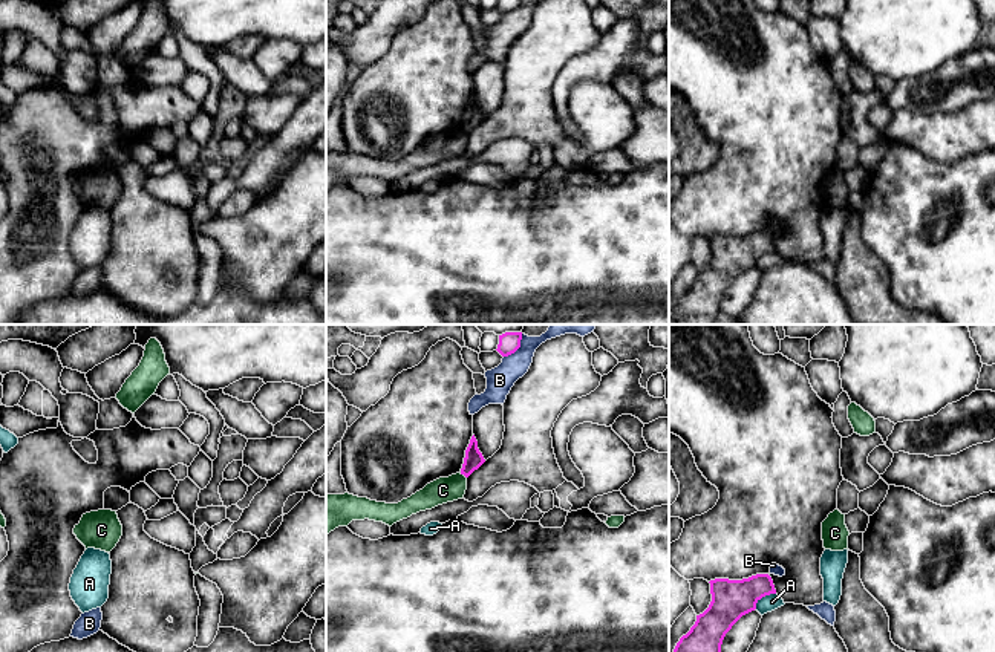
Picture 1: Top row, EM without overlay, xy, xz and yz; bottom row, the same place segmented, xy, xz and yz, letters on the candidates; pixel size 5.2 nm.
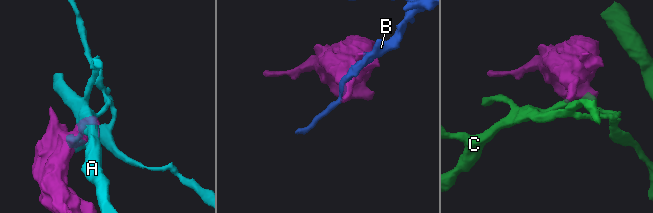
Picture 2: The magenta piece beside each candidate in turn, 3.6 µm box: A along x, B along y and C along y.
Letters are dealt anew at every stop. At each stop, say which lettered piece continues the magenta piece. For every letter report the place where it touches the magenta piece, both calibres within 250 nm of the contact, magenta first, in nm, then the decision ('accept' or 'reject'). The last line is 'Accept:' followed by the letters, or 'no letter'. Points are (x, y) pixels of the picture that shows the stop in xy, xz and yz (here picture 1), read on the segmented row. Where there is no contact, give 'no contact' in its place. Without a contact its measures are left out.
A: contact yz (763, 596); calibres 200 and 90 nm; reject
B: contact xz (518, 348); calibres 110 and 140 nm; reject
C: contact xz (463, 473); calibres 100 and 140 nm; reject
Accept: no letter

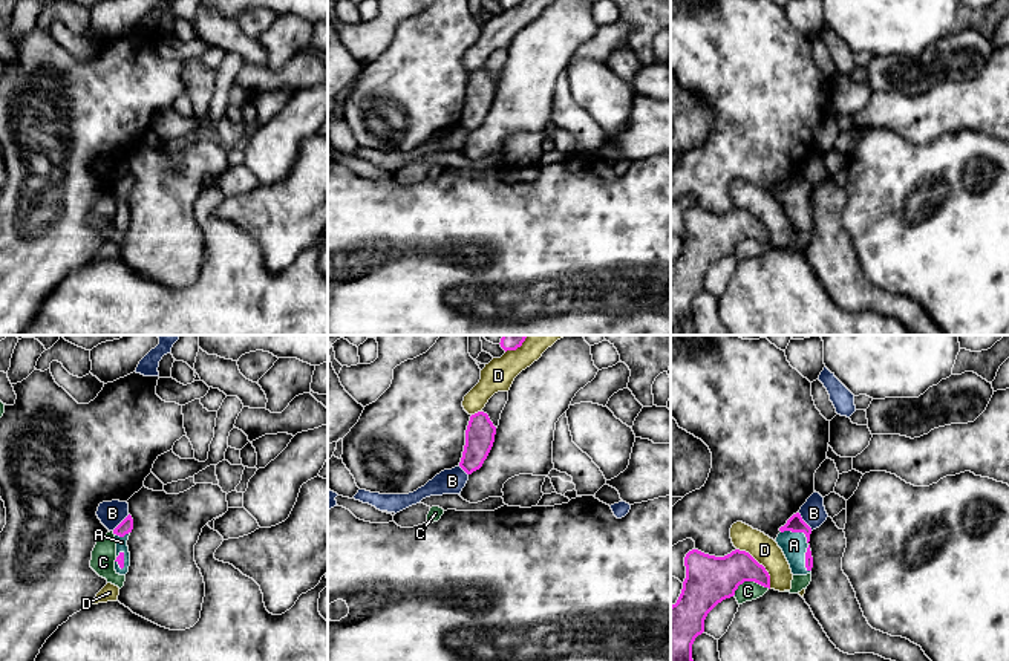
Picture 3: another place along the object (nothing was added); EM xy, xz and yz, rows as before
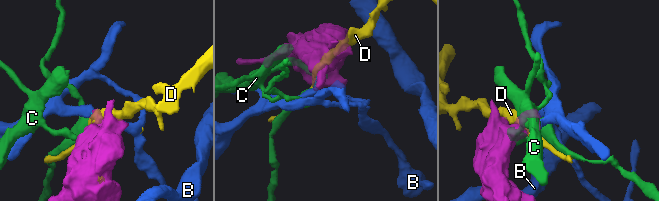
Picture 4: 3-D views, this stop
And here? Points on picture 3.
A: contact yz (807, 542); calibres 90 and 140 nm; accept
B: contact yz (804, 522); calibres 90 and 130 nm; reject
C: contact yz (749, 580); calibres 260 and 100 nm; reject
D: contact yz (761, 565); calibres 220 and 140 nm; reject
Accept: A

